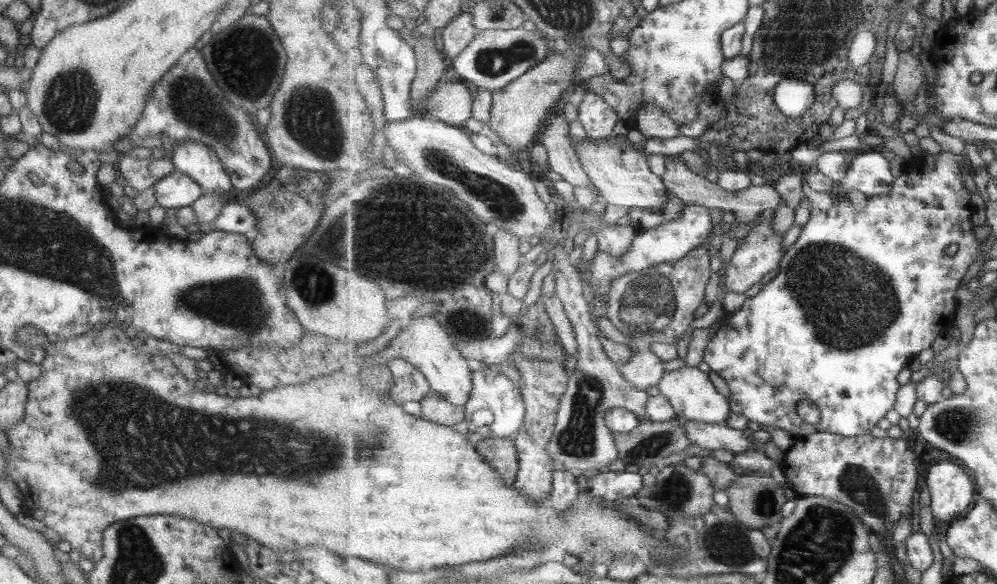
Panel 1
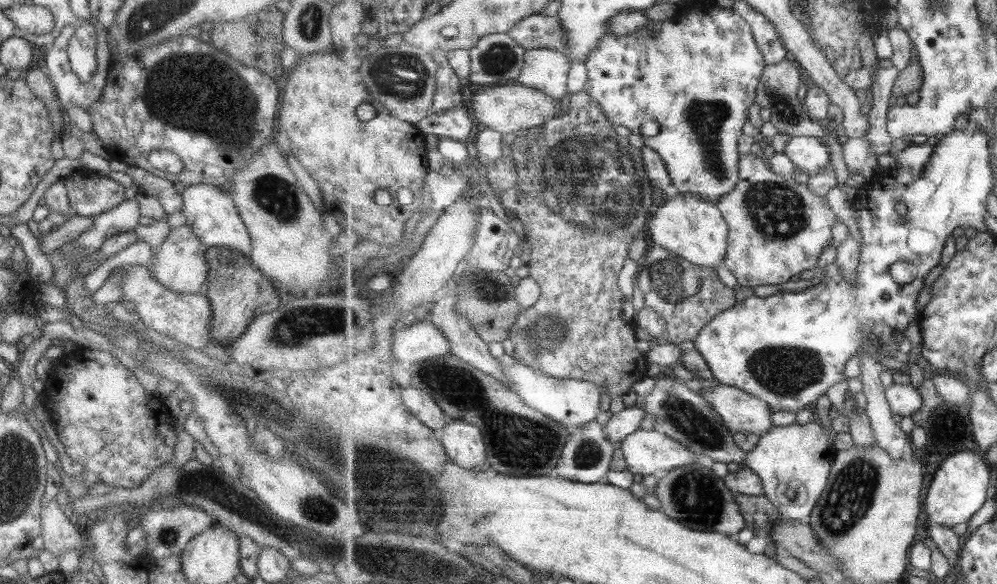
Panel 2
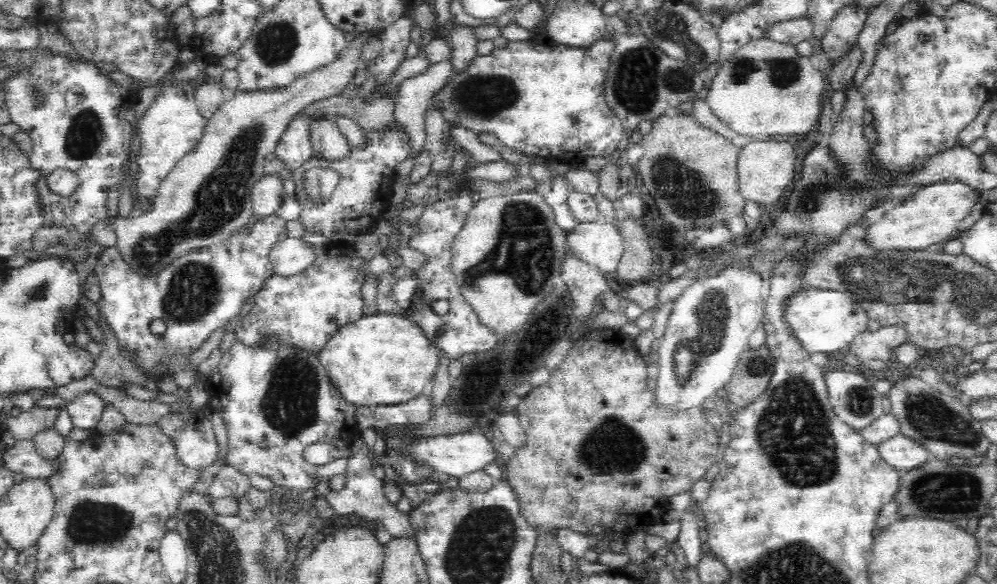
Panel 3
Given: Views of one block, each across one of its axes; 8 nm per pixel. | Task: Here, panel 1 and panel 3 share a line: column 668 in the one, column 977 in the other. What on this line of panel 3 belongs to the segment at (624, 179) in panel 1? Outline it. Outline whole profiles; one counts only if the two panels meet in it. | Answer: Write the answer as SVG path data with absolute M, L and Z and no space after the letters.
M960 180L941 181L920 189L898 207L889 207L883 218L866 229L868 241L876 249L925 250L940 246L952 238L957 224L970 215L980 190Z

